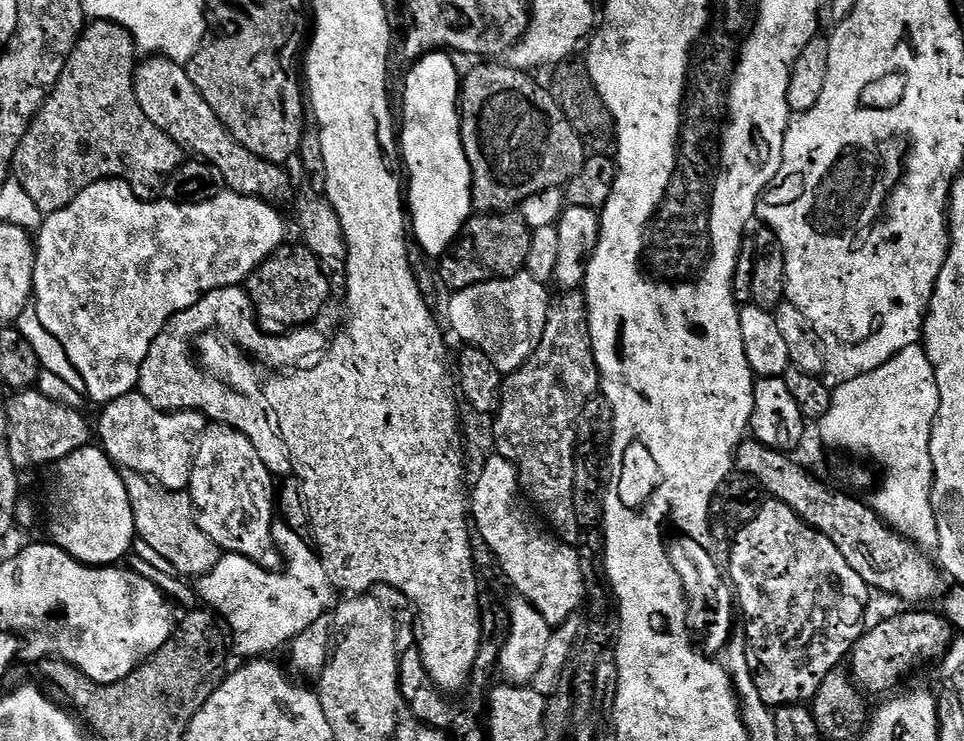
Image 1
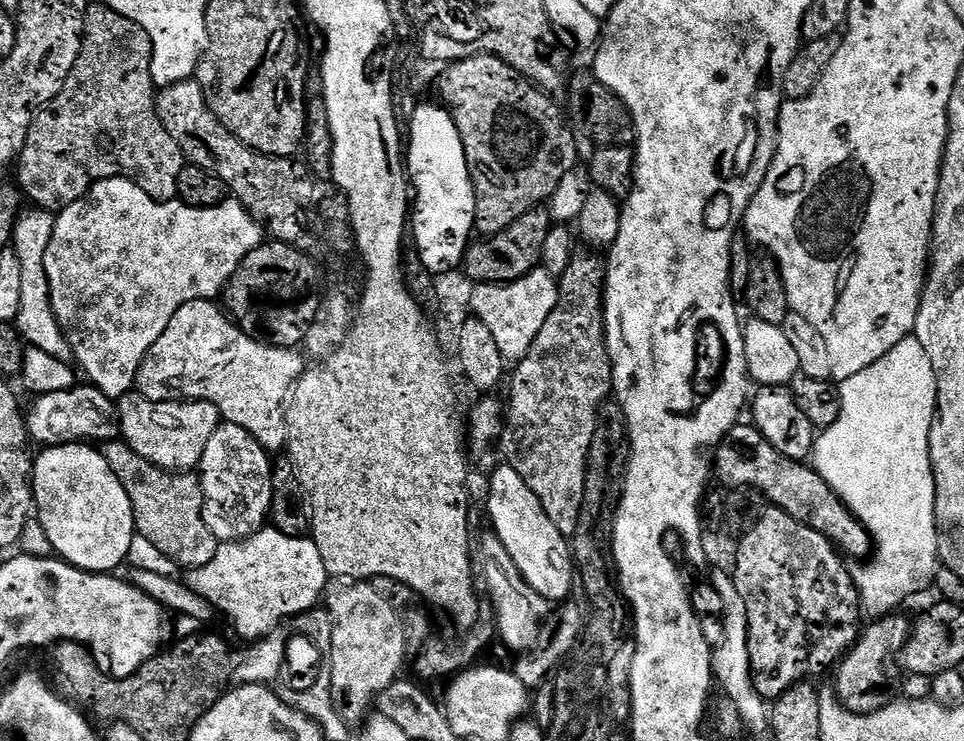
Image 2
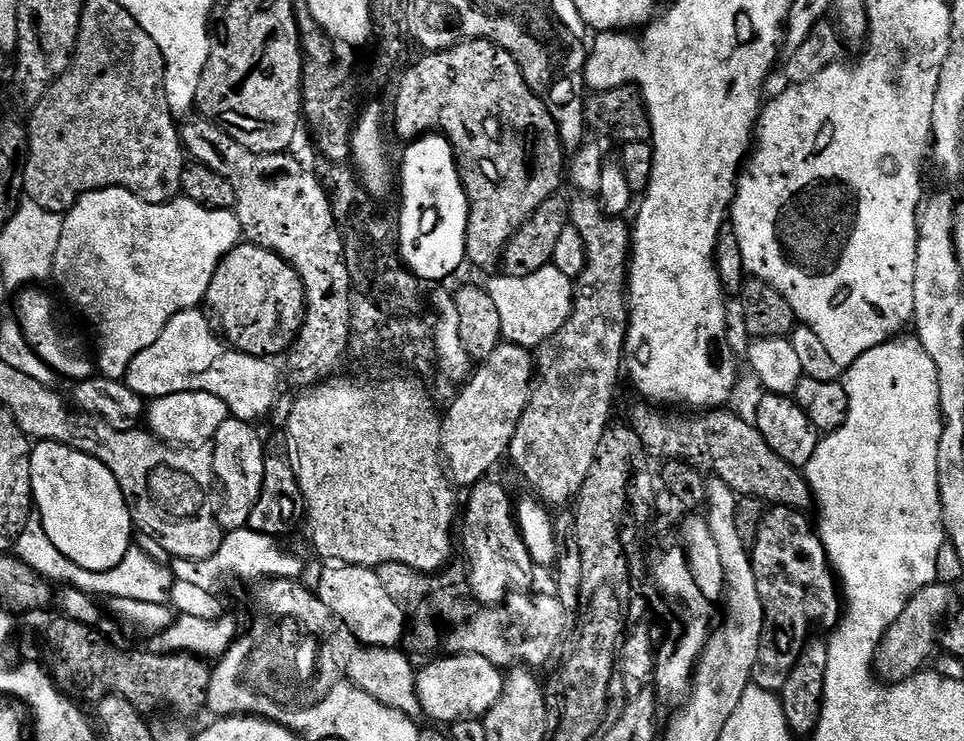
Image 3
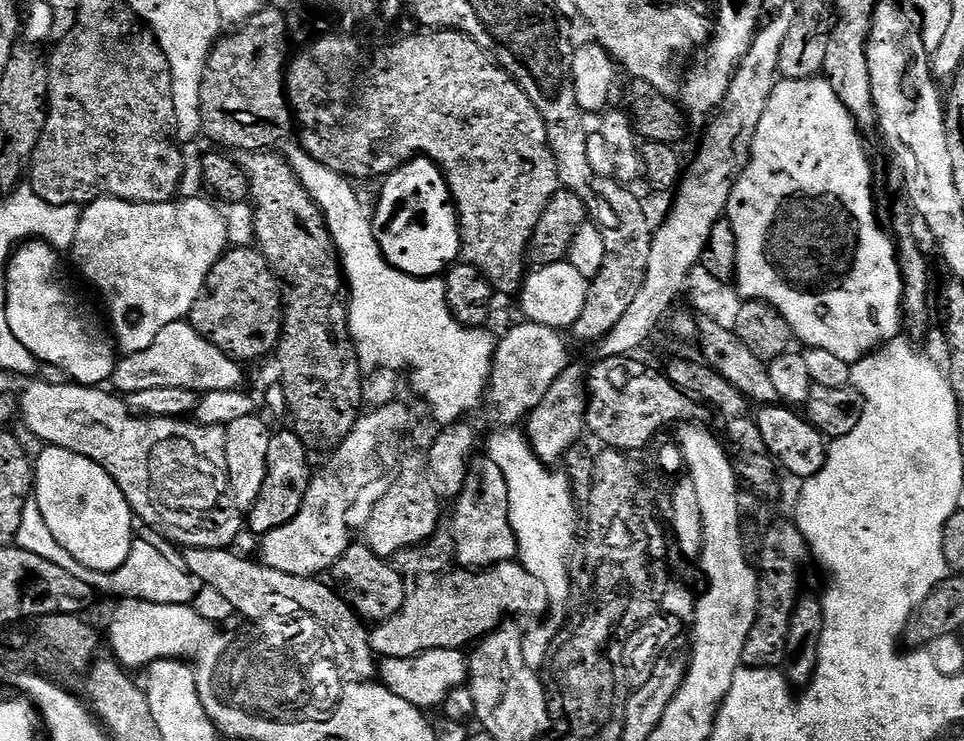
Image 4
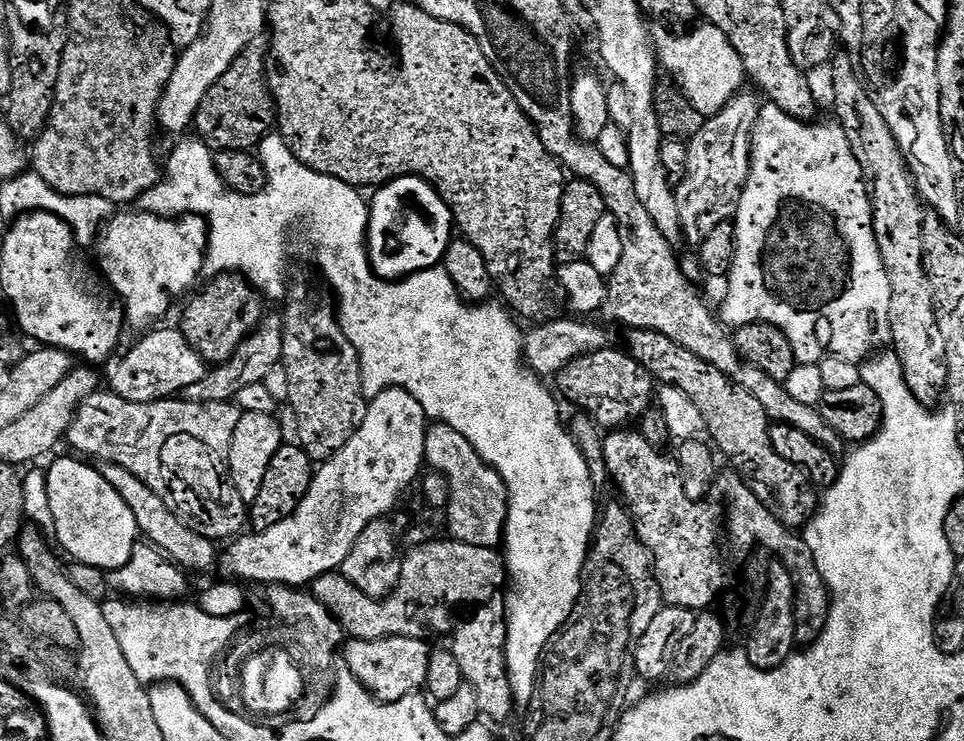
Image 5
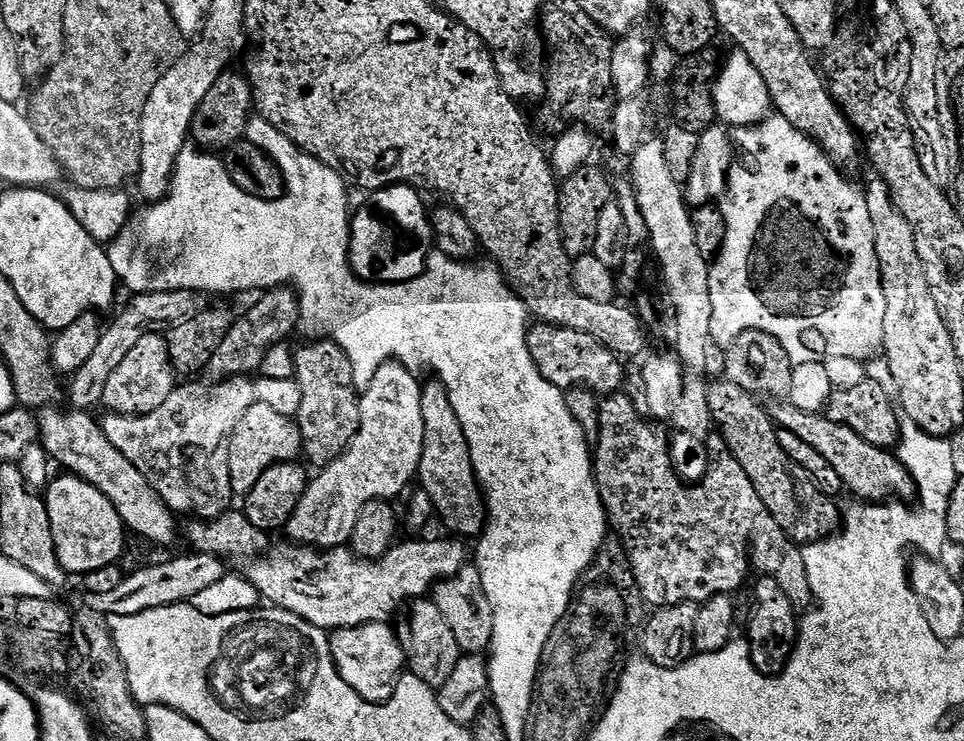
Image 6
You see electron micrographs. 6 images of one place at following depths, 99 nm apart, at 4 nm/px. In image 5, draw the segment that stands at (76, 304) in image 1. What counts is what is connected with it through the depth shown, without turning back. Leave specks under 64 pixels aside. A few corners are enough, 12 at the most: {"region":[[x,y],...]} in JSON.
{"region":[[121,211],[94,251],[148,330],[201,279],[203,216]]}

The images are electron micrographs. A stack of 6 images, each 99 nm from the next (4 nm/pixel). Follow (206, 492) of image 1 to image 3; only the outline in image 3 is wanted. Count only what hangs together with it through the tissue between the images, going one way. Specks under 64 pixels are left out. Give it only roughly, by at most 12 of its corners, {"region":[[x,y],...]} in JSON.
{"region":[[229,418],[211,445],[224,487],[218,519],[247,525],[262,490],[266,444]]}

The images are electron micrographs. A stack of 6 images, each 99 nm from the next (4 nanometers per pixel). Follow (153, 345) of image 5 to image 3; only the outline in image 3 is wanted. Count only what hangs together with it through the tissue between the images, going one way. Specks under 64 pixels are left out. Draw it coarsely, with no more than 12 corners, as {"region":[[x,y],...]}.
{"region":[[200,308],[174,314],[126,370],[143,398],[214,394],[272,412],[271,359],[225,344]]}

